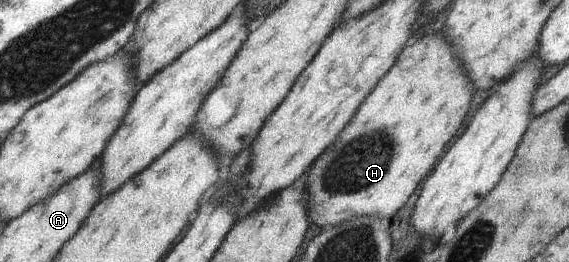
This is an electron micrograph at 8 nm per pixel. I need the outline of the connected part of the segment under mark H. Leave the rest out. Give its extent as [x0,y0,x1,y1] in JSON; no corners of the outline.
[308,34,473,230]

